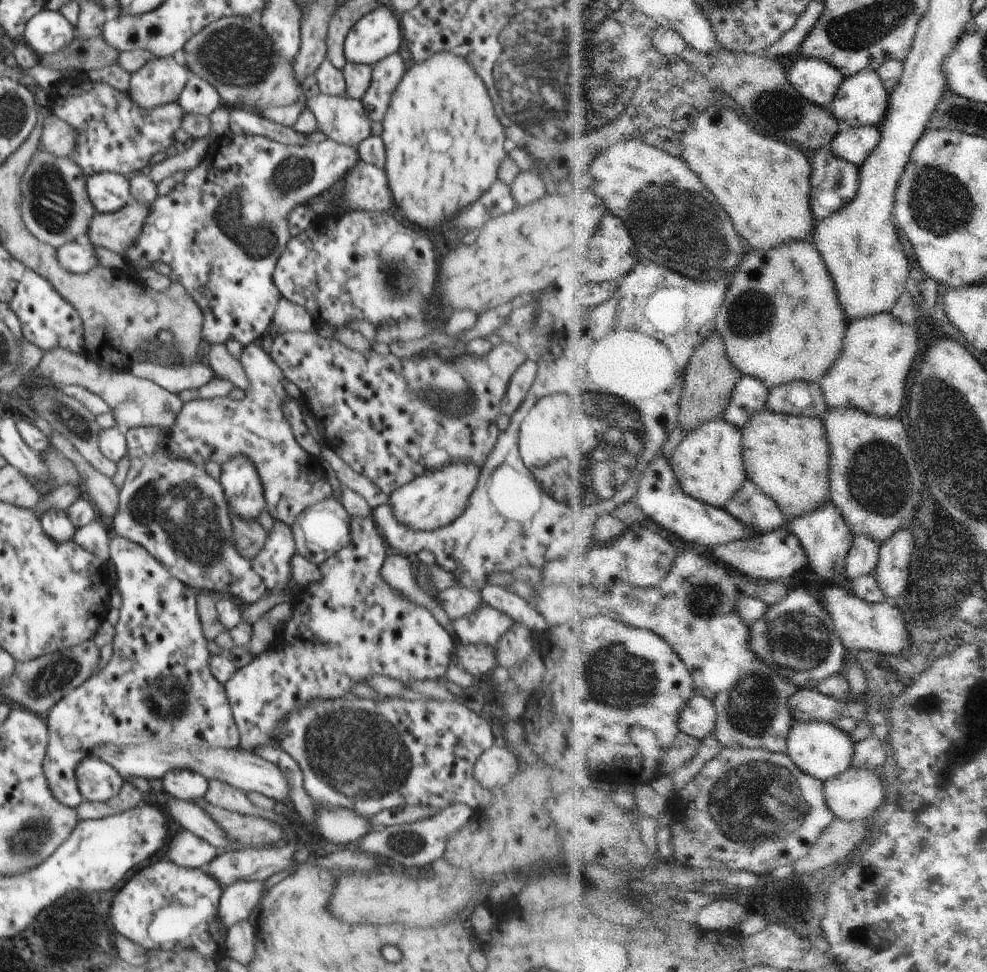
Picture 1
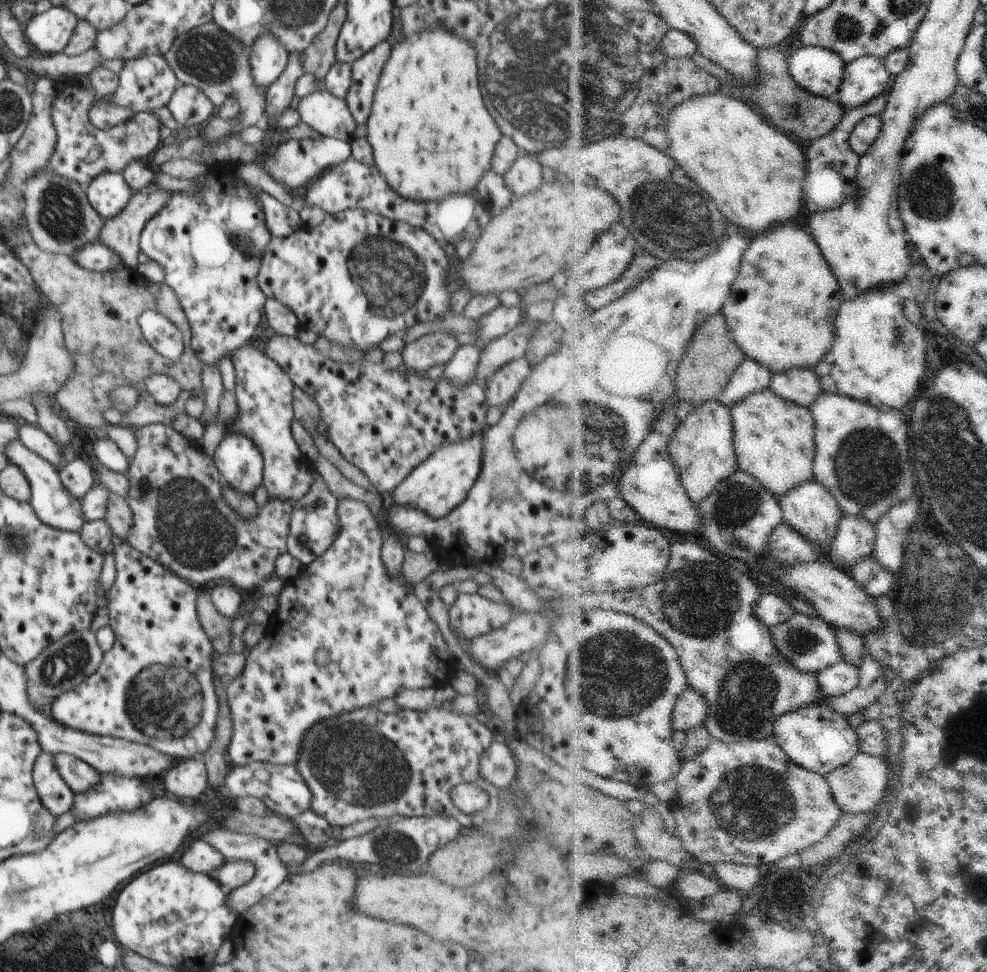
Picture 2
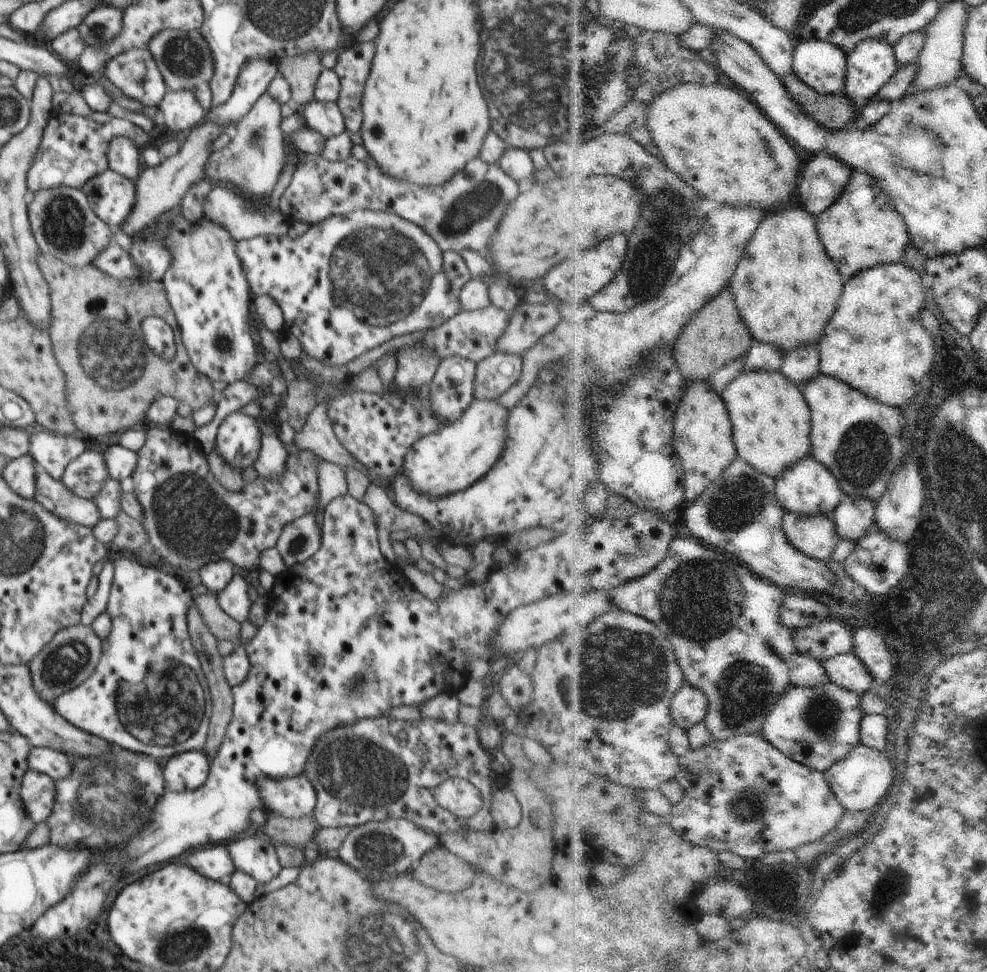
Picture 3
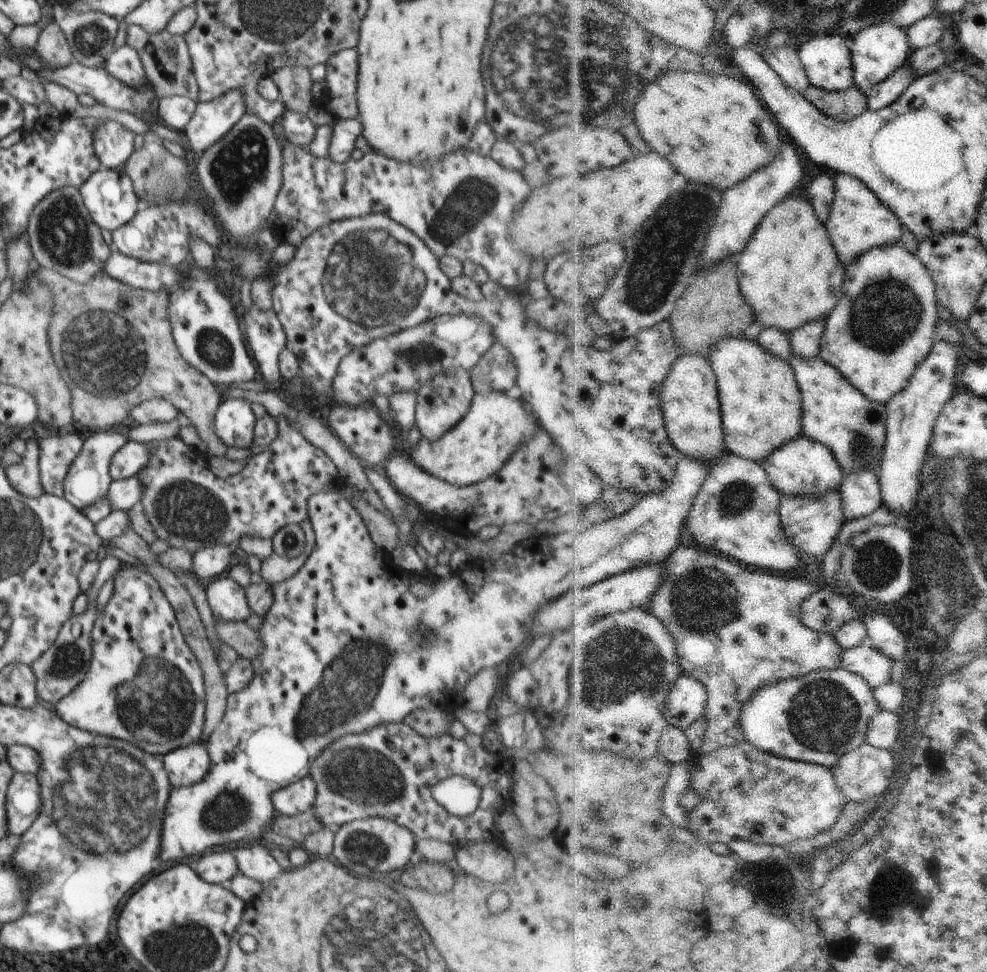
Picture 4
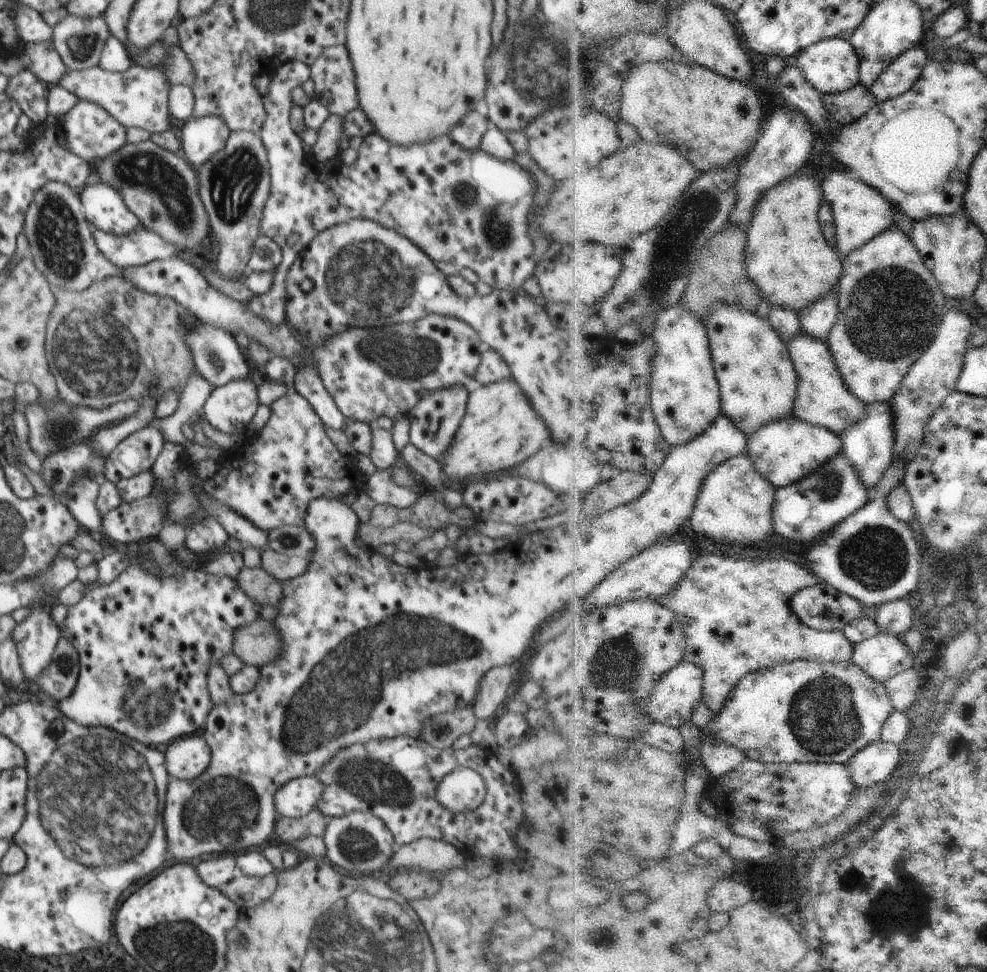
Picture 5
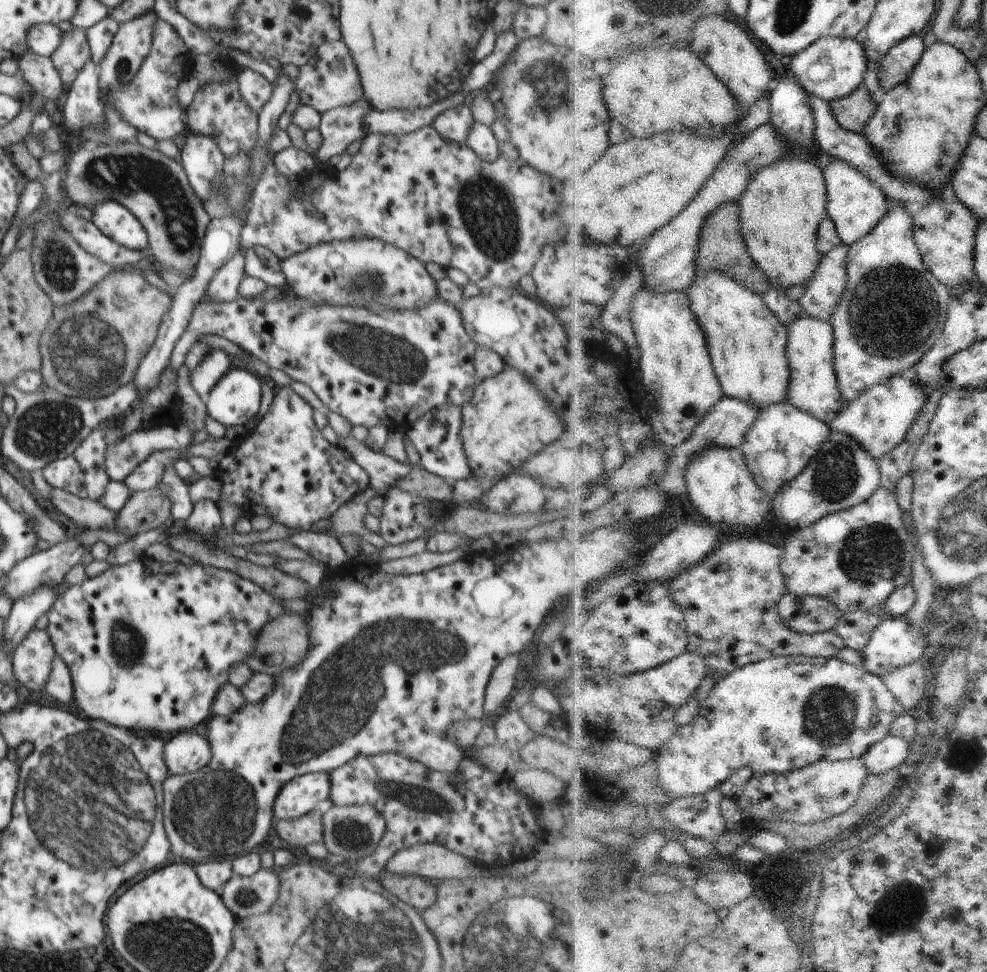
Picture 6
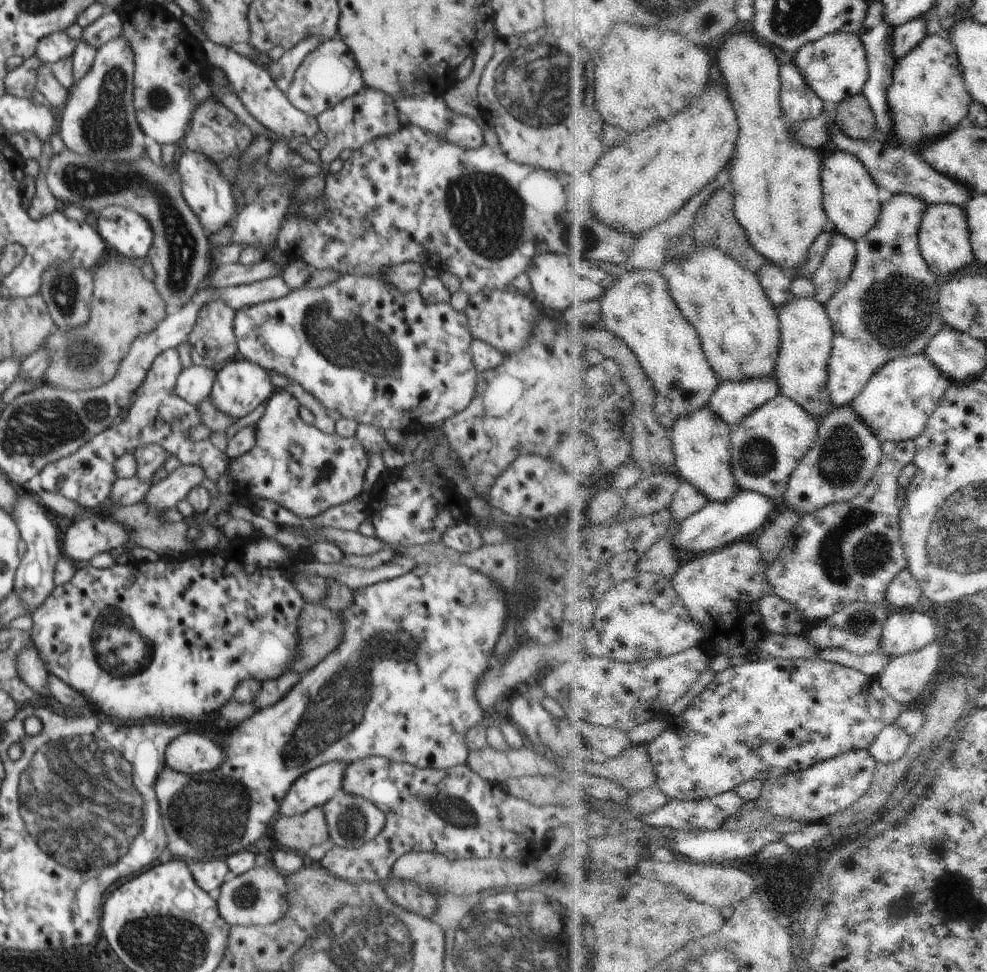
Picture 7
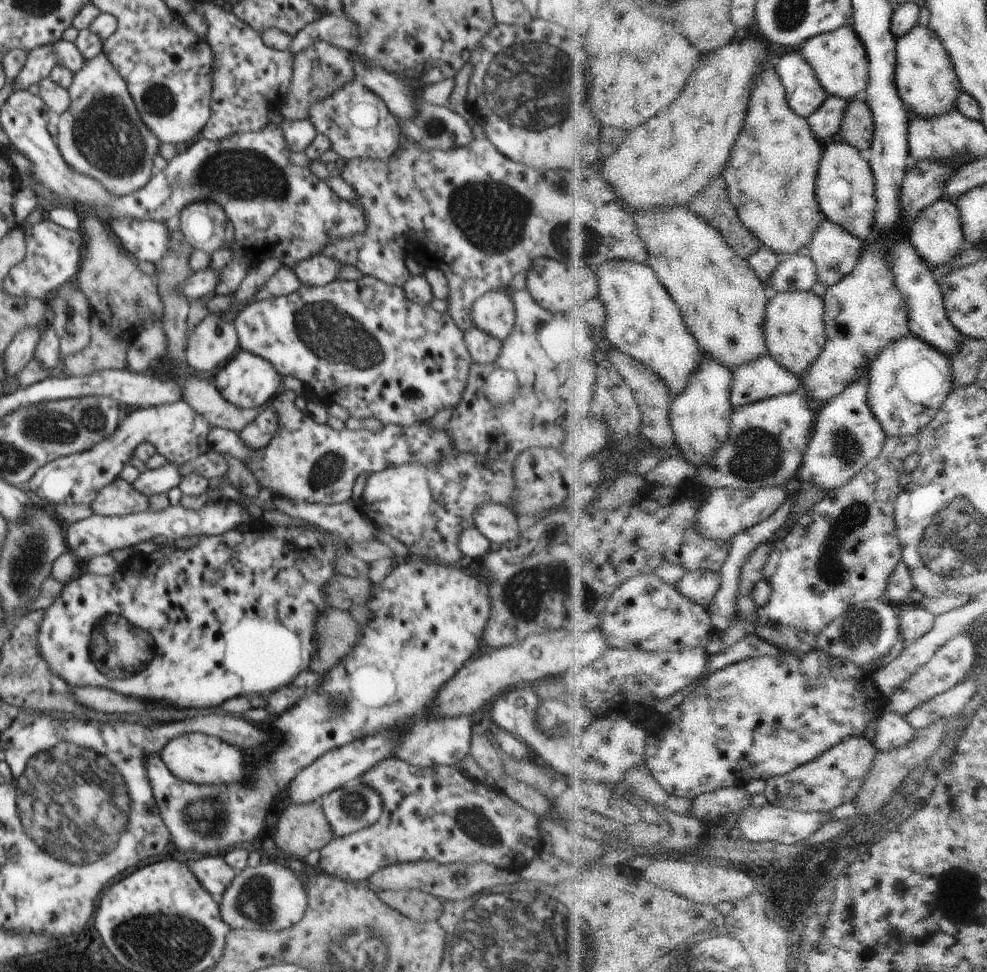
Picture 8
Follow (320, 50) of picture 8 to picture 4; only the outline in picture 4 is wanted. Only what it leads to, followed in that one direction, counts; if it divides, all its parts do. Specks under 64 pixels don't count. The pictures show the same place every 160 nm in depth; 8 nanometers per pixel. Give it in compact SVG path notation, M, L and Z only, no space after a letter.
M356 47L332 54L325 64L326 78L324 80L328 84L328 90L325 91L322 104L332 112L337 120L357 119L359 109L357 104L358 52L356 52Z

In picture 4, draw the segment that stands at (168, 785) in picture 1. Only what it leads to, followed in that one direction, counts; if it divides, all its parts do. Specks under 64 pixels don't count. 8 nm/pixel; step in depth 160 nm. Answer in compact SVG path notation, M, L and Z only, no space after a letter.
M201 742L176 748L161 756L171 787L197 784L211 768L207 746Z

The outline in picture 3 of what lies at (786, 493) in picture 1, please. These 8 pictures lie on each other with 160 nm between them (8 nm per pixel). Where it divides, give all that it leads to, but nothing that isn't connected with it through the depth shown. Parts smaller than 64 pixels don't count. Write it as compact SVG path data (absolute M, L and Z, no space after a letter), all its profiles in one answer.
M780 371L742 372L722 394L729 408L739 458L779 479L813 452L813 408L800 388Z

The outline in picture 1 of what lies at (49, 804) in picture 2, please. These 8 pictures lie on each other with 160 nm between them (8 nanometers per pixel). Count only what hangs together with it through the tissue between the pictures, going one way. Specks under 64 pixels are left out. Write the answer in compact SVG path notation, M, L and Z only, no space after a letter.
M111 534L109 539L109 558L115 567L114 577L116 580L116 588L120 591L122 598L122 606L119 609L120 618L115 628L115 637L113 640L113 655L107 662L106 666L100 670L96 670L91 677L75 688L70 694L59 700L45 715L45 721L48 727L48 746L43 760L43 771L46 775L50 790L54 796L70 808L76 808L82 801L83 796L77 785L77 776L75 775L76 767L80 761L88 758L92 749L102 745L116 745L119 747L132 745L158 744L160 746L176 746L176 747L212 747L212 748L236 748L239 746L239 730L235 723L233 712L230 708L229 700L225 693L225 686L214 678L211 673L209 660L212 656L207 648L207 640L204 636L201 620L197 613L197 591L192 587L186 586L180 582L178 578L172 576L168 569L156 560L143 546L132 542L132 540Z

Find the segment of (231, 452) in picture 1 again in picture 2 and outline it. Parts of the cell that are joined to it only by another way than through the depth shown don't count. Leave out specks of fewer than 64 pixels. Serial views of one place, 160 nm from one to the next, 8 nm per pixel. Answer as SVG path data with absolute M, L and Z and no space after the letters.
M251 342L238 348L231 359L236 369L234 396L238 404L238 417L227 431L242 432L260 450L263 459L262 482L268 497L301 500L314 482L316 466L313 459L298 448L292 436L294 385L288 374L274 360L256 350Z

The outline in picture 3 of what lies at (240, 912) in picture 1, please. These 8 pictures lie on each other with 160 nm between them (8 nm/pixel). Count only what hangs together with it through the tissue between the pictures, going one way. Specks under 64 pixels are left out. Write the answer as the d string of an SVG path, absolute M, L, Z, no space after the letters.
M256 834L232 839L226 845L235 868L253 876L258 885L268 884L282 869L275 847L275 842Z

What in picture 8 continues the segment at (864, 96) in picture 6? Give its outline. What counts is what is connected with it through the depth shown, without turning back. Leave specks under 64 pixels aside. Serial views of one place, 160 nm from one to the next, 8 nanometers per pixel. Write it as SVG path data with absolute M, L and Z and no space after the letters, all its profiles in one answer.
M855 97L850 100L840 134L860 150L872 148L877 130L873 108L868 101Z

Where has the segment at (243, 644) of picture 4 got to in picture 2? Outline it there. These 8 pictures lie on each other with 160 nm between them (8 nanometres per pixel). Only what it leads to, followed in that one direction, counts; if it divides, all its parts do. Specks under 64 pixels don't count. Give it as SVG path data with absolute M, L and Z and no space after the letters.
M198 590L195 608L196 620L200 622L208 639L212 640L223 635L232 636L233 619L216 610L210 592Z

